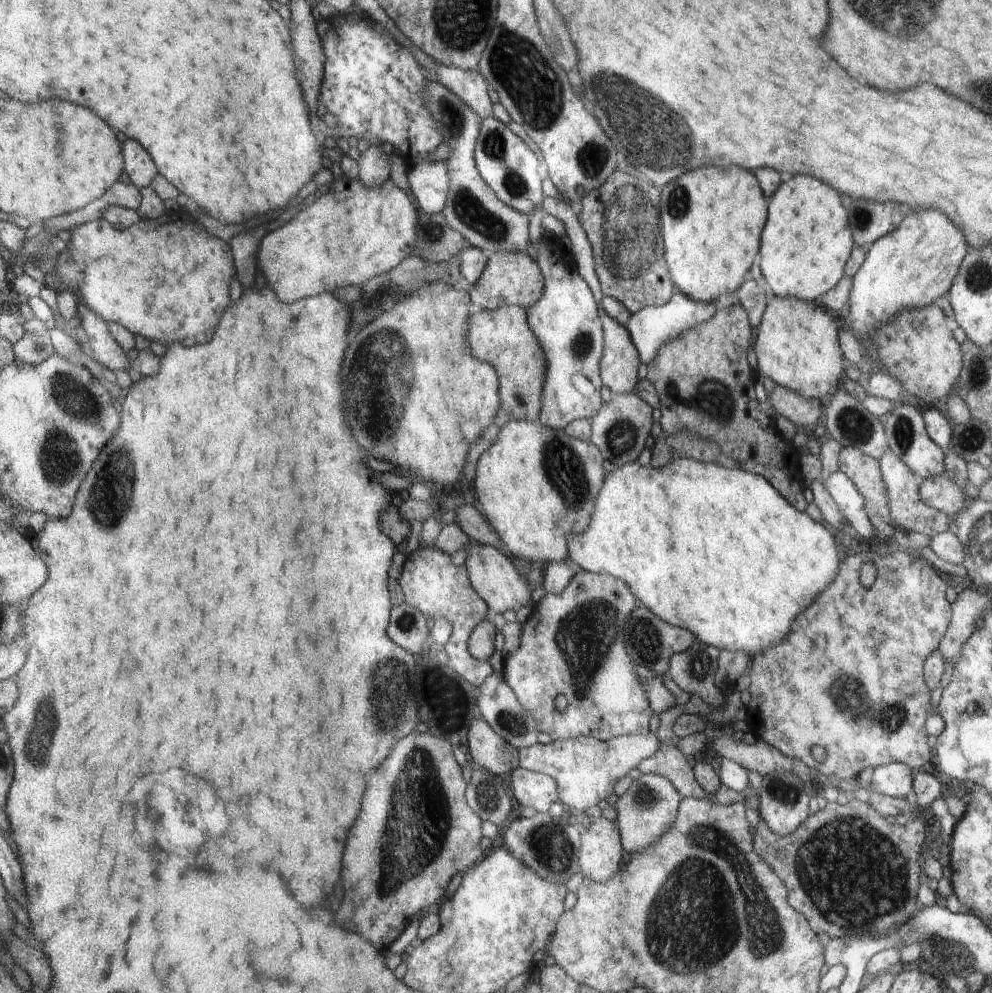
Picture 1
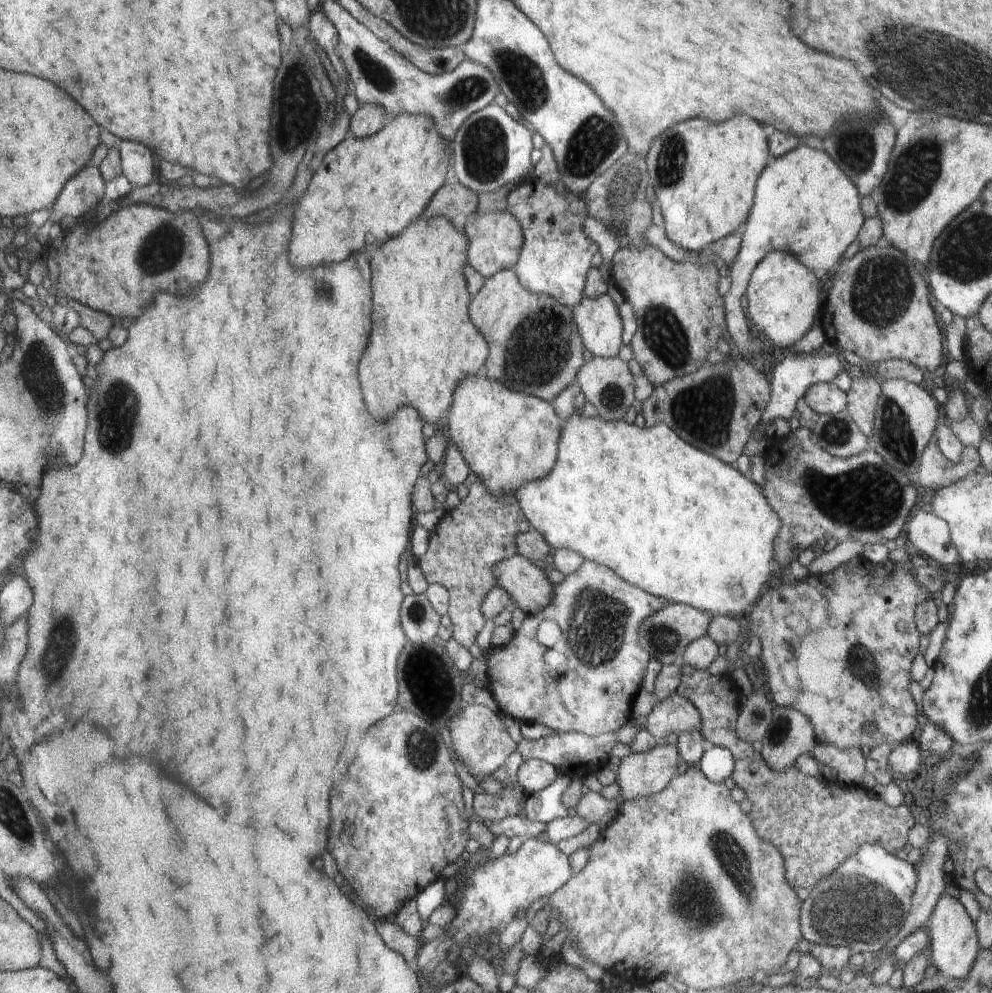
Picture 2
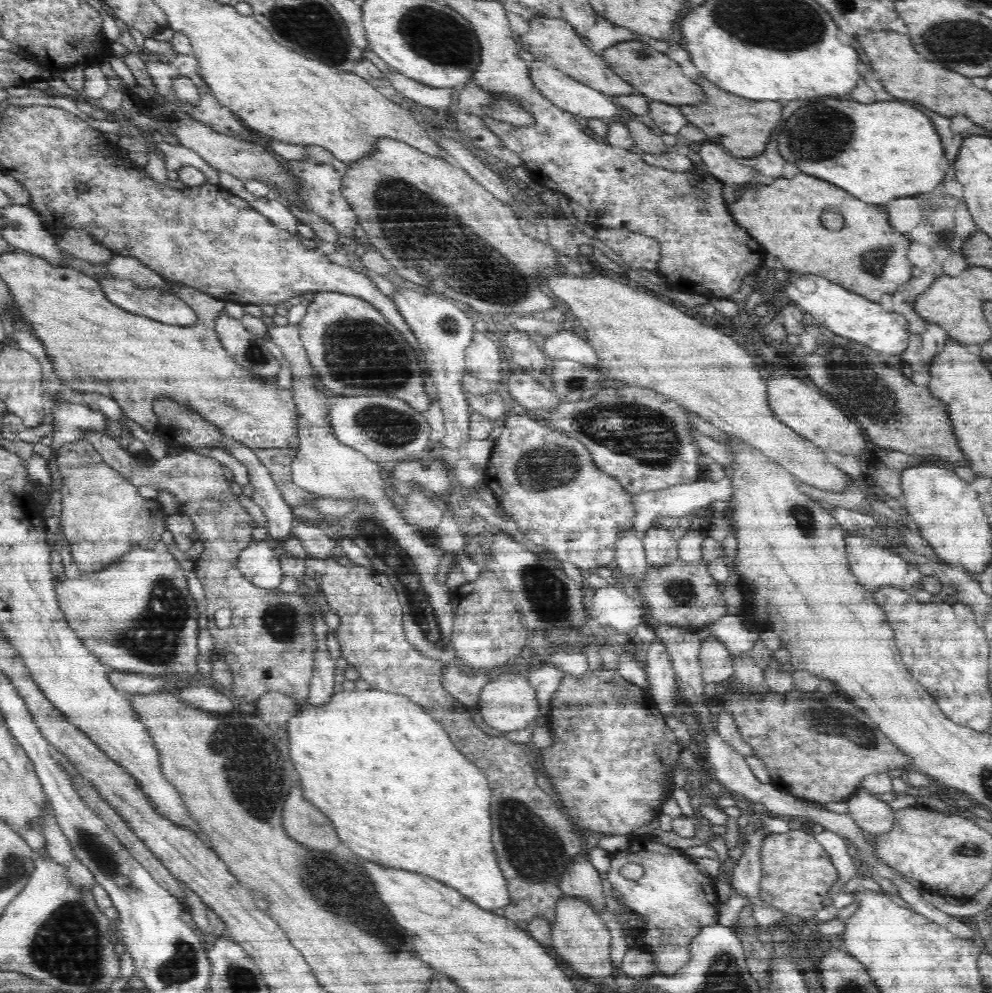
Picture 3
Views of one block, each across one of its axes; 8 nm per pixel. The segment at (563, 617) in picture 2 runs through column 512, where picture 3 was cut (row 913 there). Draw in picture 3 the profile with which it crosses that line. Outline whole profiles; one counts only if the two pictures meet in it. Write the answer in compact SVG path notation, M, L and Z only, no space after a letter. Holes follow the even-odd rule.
M642 836L625 851L615 853L607 873L612 894L629 911L637 912L644 920L641 947L654 958L654 975L672 976L691 960L691 941L706 925L718 924L717 902L714 889L716 878L704 875L694 860L671 847L659 848L659 843ZM626 864L640 864L644 875L639 880L626 880L620 868Z

